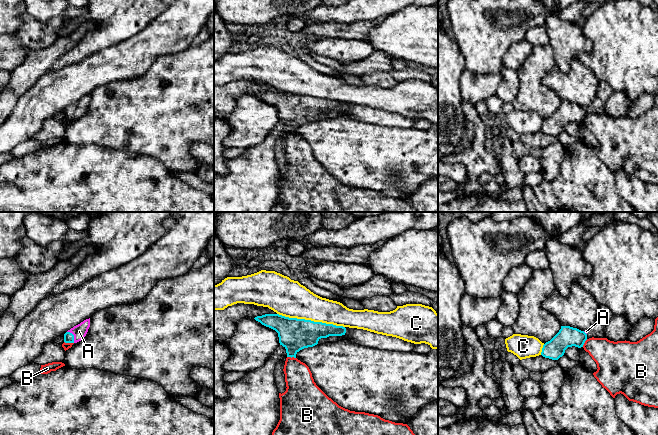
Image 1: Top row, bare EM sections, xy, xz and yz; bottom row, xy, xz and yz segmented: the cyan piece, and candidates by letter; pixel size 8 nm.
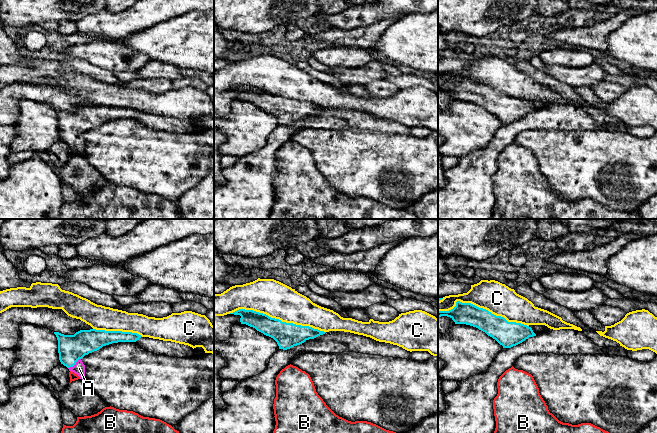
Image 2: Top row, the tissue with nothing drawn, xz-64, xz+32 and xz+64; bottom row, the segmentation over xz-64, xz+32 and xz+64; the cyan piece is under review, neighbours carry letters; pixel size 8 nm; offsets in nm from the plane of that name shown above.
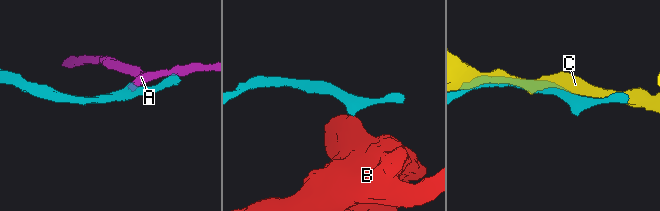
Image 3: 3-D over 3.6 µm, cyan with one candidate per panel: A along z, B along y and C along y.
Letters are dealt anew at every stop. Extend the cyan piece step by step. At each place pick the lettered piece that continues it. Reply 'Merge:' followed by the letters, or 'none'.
Merge: A

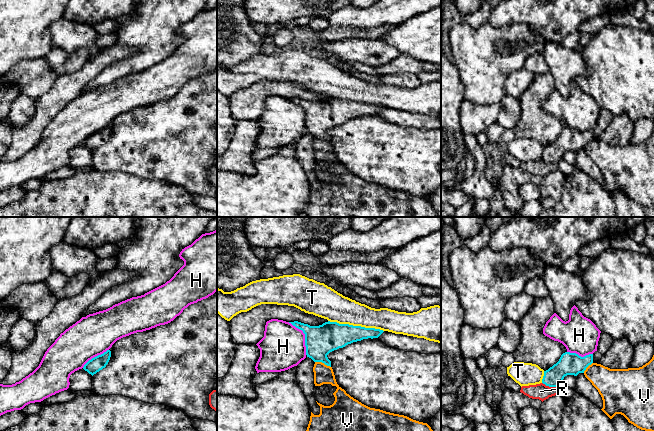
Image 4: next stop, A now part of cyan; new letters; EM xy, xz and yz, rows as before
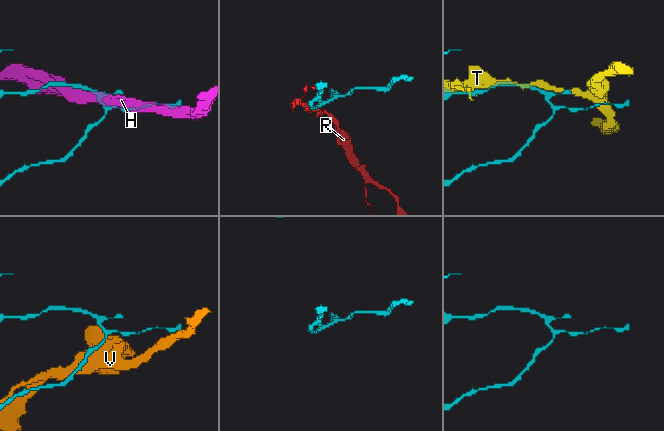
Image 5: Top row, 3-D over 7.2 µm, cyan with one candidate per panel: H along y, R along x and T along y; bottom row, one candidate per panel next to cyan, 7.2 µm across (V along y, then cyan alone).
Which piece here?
Merge: none

